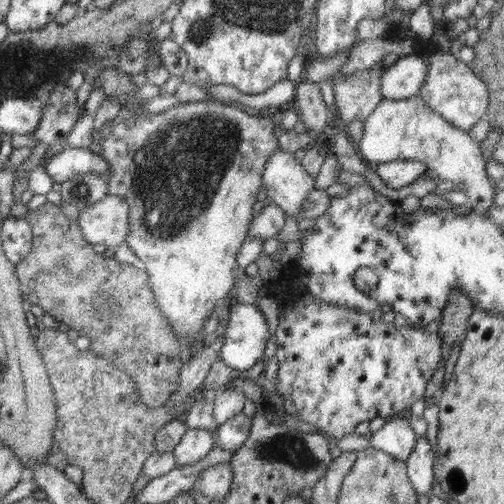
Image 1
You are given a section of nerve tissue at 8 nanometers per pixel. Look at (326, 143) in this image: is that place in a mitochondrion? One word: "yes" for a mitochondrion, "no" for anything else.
no

